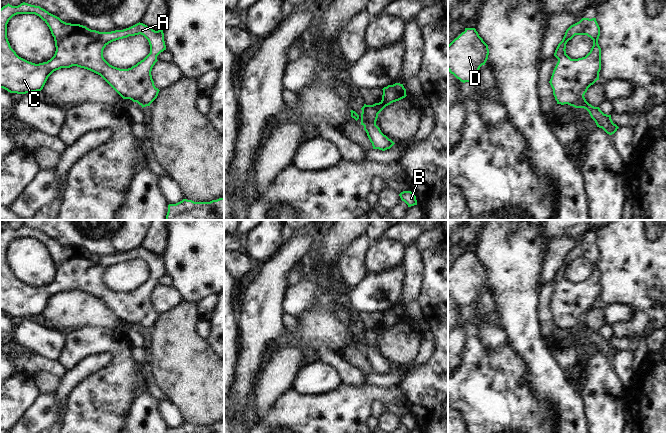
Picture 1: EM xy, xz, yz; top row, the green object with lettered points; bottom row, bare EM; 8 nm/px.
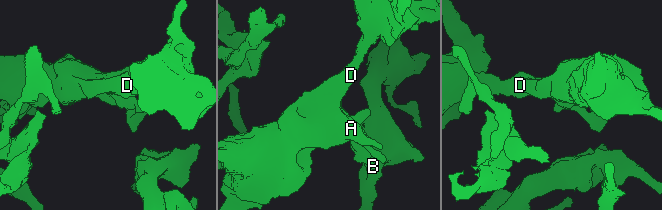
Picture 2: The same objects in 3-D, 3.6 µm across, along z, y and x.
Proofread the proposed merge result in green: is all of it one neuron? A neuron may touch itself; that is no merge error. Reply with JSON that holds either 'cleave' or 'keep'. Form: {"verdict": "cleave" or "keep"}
{"verdict": "keep"}

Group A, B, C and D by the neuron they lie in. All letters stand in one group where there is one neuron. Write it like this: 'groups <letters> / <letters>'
groups A B C D

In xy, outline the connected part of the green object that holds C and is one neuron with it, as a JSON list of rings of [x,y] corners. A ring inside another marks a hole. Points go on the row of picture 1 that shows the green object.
[[[9,3],[0,9],[0,88],[10,93],[26,94],[41,91],[48,77],[56,70],[77,66],[100,75],[123,99],[130,99],[143,107],[157,98],[159,89],[155,87],[151,71],[158,61],[157,56],[166,50],[163,30],[155,31],[143,23],[137,23],[123,30],[99,32],[80,24],[71,24],[62,21],[59,17],[49,13],[40,6],[21,3],[12,6]],[[17,14],[35,14],[49,27],[54,37],[56,51],[47,62],[35,64],[19,57],[11,48],[7,38],[7,24]],[[143,35],[149,42],[150,53],[136,65],[128,69],[120,69],[110,65],[103,57],[104,48],[111,42],[129,36]]]

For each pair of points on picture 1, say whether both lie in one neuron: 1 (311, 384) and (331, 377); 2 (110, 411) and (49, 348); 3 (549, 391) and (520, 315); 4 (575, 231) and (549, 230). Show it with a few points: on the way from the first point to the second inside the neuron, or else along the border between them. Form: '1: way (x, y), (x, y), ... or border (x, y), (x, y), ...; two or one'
1: way (316, 380), (326, 379); one
2: border (58, 355), (57, 359); two
3: way (544, 372), (524, 334); one
4: way (569, 230), (555, 230); one

